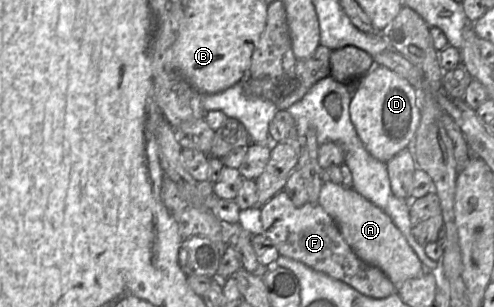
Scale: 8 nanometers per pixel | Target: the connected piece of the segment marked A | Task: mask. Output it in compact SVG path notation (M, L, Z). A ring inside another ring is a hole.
M325 179L318 203L335 221L342 237L355 254L364 262L382 270L396 287L427 271L390 217L353 188Z

